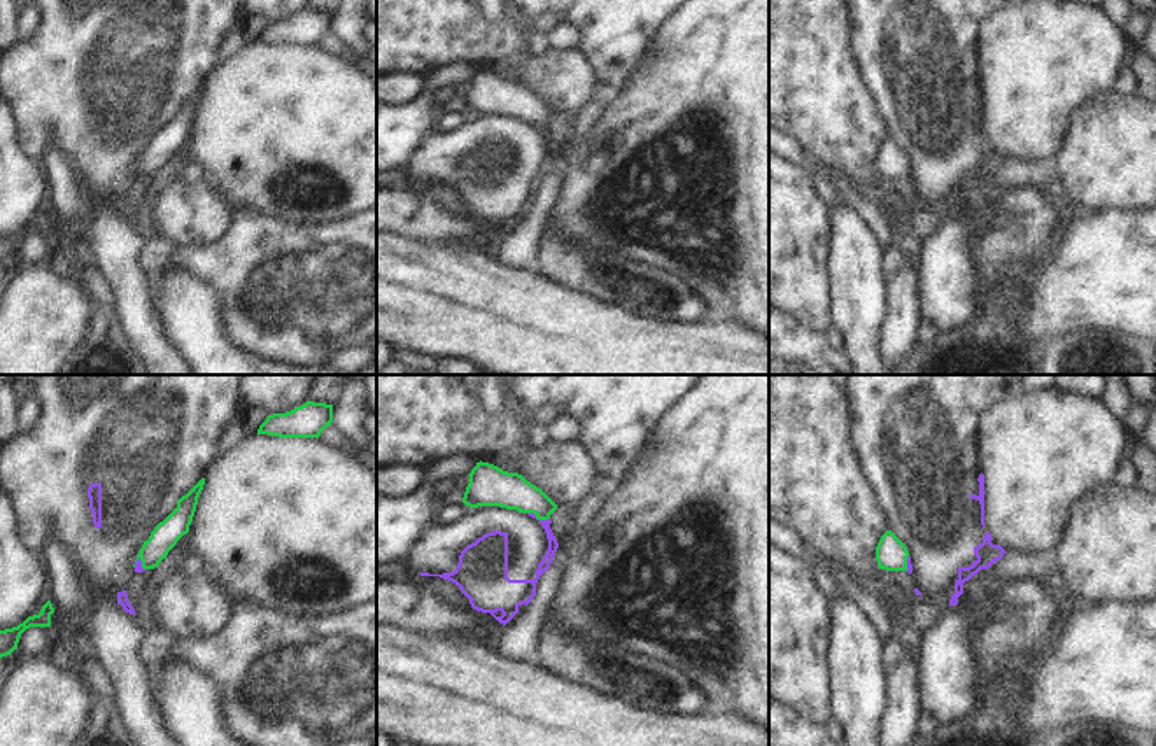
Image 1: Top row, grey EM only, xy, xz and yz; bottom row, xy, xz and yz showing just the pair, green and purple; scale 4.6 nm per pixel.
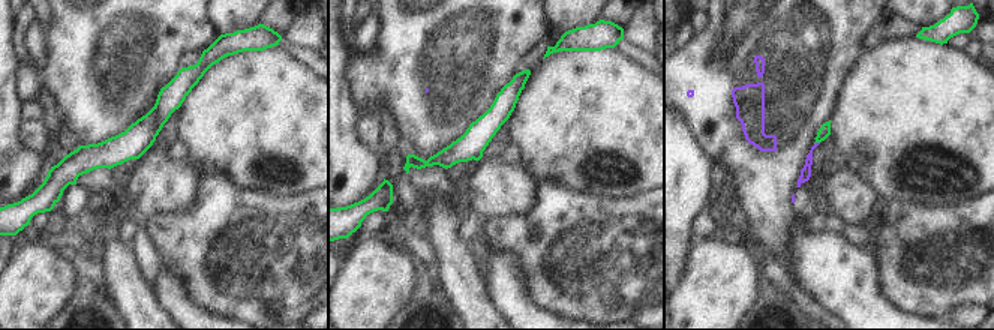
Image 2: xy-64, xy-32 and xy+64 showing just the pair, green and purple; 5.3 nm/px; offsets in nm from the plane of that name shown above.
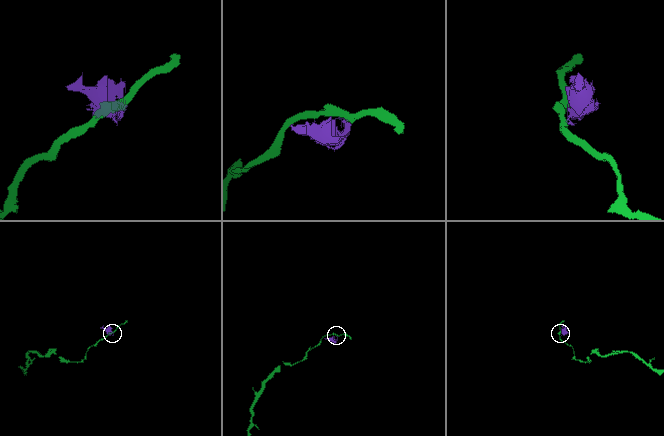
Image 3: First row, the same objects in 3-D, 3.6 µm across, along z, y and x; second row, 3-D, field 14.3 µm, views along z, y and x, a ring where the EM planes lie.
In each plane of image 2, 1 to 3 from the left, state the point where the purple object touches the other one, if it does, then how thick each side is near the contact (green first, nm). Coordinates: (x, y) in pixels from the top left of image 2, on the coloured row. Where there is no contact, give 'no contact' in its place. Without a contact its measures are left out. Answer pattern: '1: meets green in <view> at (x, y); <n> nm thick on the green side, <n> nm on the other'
1: no contact
2: no contact
3: meets green in xy+64 at (816, 141); 70 nm thick on the green side, 60 nm on the other

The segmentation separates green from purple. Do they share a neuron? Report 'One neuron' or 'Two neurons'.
Two neurons

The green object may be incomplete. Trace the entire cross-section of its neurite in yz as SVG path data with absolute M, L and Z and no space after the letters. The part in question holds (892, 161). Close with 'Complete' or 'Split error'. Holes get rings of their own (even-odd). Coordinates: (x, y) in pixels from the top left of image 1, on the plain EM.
M886 138L876 154L879 177L907 179L907 165L907 154L892 138Z. Complete

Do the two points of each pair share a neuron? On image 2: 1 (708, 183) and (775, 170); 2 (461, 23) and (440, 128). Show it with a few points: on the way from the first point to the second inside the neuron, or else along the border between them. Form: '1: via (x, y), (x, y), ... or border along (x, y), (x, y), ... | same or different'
1: border along (699, 140), (720, 170) | different
2: via (446, 48), (440, 62), (440, 102) | same

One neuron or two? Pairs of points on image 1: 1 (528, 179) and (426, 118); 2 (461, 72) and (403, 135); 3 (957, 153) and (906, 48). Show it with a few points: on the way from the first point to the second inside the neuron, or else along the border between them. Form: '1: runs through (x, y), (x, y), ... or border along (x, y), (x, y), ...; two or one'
1: border along (437, 128), (410, 160); two
2: runs through (442, 77), (426, 91), (421, 116); one
3: runs through (941, 130), (923, 74); one

